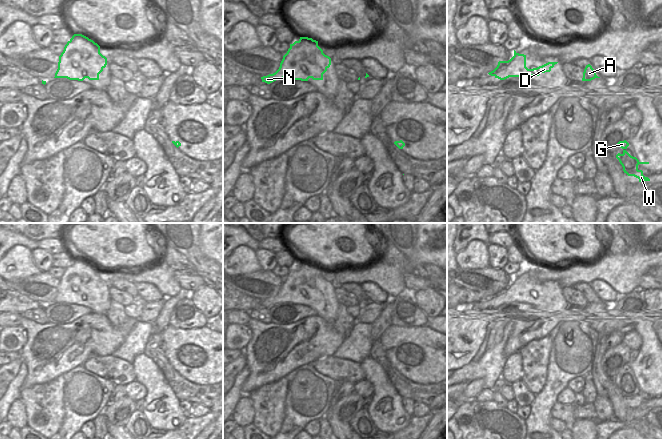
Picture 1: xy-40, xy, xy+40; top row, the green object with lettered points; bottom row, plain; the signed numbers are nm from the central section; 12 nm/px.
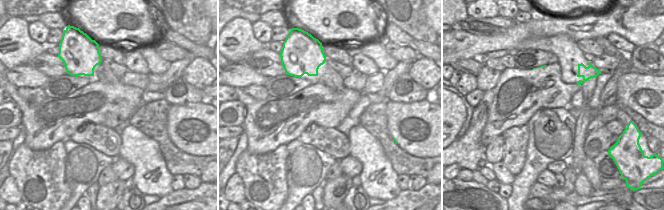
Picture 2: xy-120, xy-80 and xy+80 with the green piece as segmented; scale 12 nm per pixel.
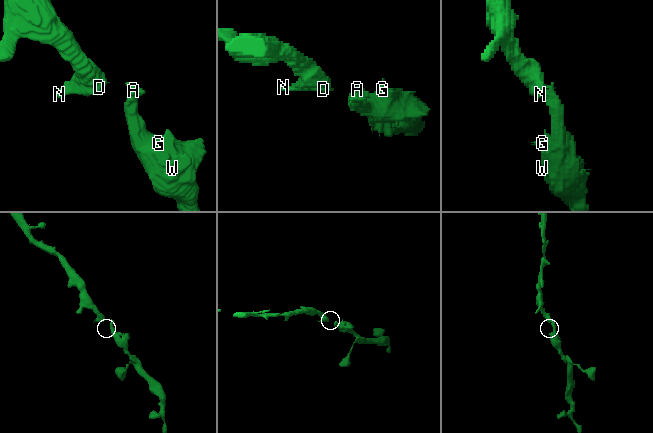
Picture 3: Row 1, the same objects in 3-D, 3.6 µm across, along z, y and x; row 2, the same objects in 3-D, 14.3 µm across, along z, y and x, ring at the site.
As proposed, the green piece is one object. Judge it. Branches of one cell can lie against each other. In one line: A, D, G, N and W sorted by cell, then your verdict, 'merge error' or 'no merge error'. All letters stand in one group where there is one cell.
groups A D G N W; no merge error

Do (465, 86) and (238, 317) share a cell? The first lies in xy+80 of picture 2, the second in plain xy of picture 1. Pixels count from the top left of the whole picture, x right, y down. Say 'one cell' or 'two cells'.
one cell

